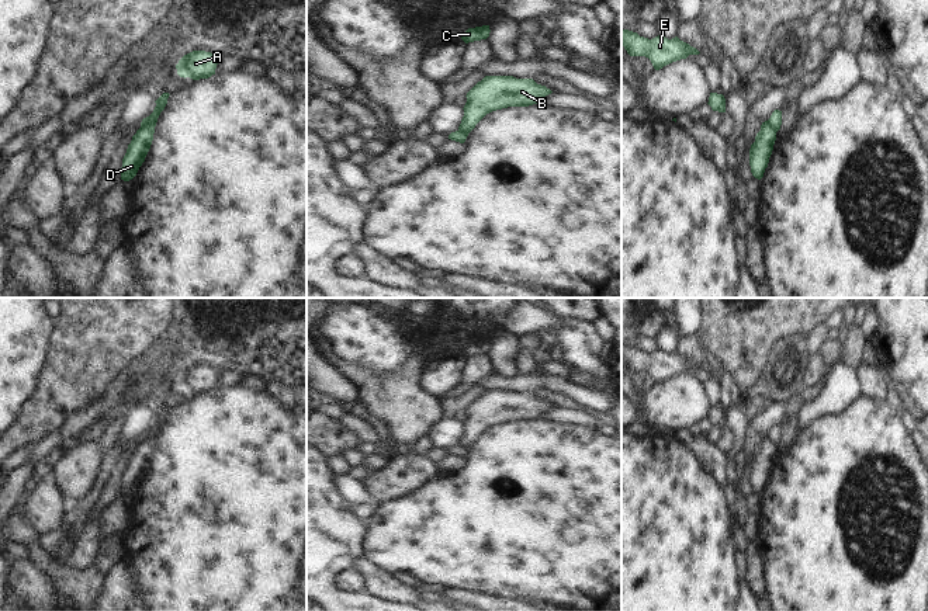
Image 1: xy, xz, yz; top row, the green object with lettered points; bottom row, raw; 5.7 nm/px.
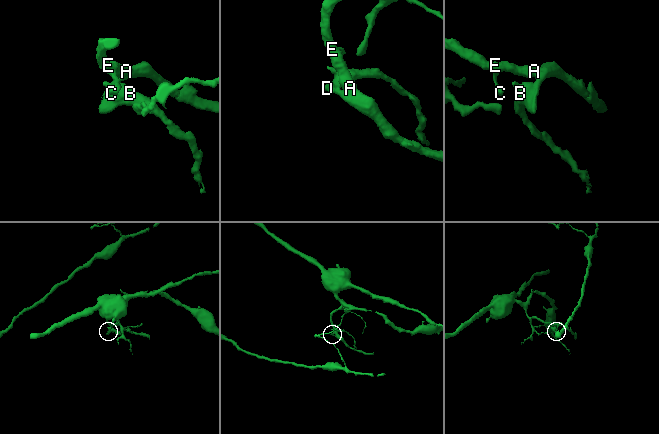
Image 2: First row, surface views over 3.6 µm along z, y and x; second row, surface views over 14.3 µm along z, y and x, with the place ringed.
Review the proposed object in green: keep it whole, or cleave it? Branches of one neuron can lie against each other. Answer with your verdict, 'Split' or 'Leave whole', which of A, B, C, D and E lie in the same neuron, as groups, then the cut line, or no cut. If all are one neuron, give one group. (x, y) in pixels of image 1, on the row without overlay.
Split. Groups: A C E / B D. Split along yz (767, 436), (776, 445)

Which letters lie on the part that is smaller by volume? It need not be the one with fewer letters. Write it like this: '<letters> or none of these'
B, D

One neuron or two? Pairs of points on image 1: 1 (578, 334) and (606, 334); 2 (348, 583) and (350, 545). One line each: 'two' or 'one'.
1: two
2: two

